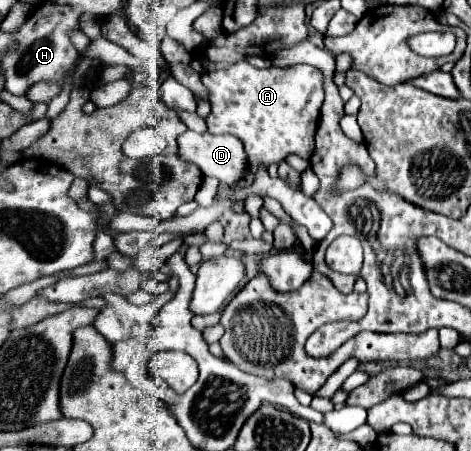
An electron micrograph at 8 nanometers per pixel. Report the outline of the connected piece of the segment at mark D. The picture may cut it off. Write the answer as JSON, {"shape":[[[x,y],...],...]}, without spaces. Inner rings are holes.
{"shape":[[[186,131],[178,137],[178,155],[224,185],[236,183],[246,169],[242,141],[234,135]]]}

